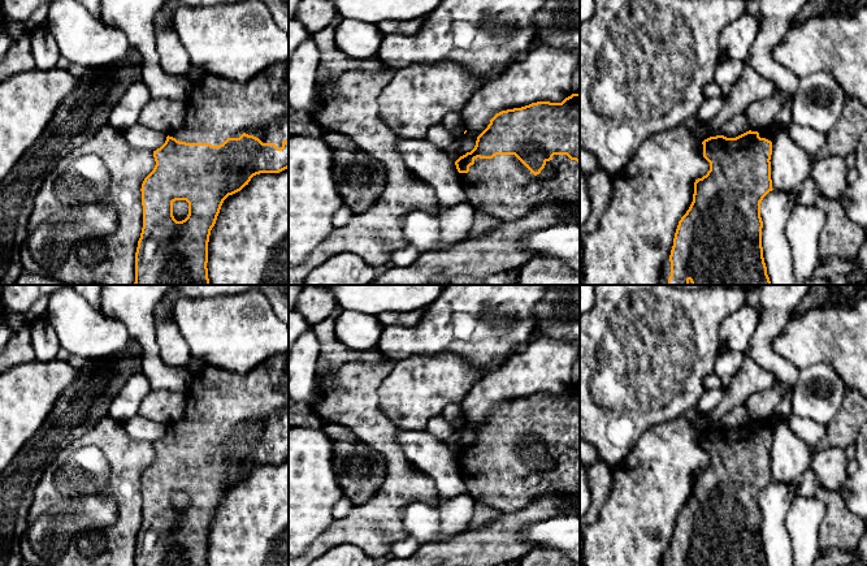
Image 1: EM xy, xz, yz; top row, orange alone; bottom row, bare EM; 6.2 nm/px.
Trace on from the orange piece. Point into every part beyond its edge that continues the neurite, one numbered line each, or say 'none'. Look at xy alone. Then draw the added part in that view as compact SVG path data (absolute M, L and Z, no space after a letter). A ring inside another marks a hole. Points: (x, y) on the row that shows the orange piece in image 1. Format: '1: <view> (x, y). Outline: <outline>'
1: xy (217, 108). Outline: M289 60L270 65L246 83L207 74L201 81L192 83L185 103L187 113L182 125L168 134L179 142L220 146L227 138L239 138L246 133L281 148L285 139L289 142Z

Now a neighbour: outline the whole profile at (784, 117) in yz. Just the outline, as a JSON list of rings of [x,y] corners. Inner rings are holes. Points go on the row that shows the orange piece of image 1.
[[[792,100],[786,101],[780,113],[776,116],[773,125],[777,126],[779,129],[785,129],[790,122],[792,122]]]

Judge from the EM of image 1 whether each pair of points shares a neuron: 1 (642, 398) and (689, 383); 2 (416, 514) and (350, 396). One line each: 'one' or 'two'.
1: one
2: two

